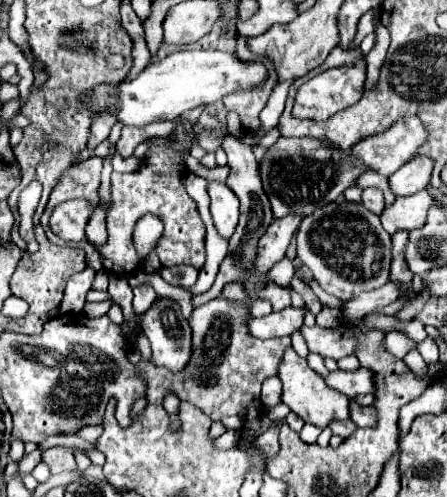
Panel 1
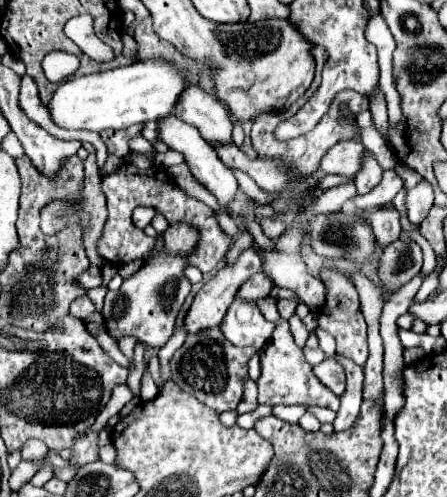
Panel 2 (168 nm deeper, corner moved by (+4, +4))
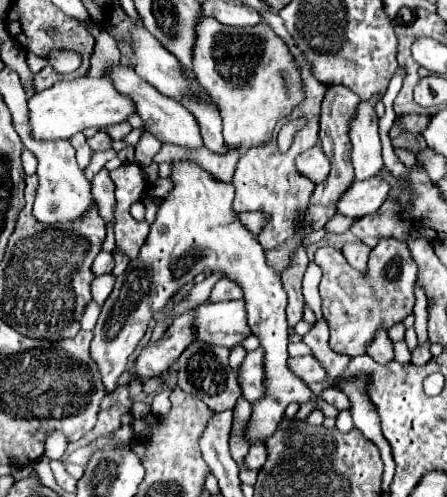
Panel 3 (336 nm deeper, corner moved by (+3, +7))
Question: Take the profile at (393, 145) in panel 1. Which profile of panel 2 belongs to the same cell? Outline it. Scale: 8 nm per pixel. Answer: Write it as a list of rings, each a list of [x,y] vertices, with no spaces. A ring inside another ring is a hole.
[[[354,139],[340,141],[332,149],[328,149],[326,155],[320,159],[320,171],[352,177],[360,169],[362,153],[364,153],[364,145],[360,141],[354,141]]]

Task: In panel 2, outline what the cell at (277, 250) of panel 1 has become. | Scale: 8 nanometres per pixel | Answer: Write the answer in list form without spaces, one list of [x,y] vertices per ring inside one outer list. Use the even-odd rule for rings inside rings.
[[[246,249],[246,251],[238,257],[238,261],[236,261],[234,265],[224,265],[224,267],[220,267],[218,273],[216,273],[216,275],[198,291],[198,295],[194,297],[194,303],[192,303],[192,307],[188,309],[186,317],[184,317],[186,333],[188,333],[188,335],[190,335],[190,333],[194,335],[196,331],[204,331],[204,329],[208,329],[208,327],[220,325],[222,319],[224,319],[224,315],[226,315],[228,305],[234,301],[234,295],[236,295],[238,287],[240,287],[246,279],[250,279],[254,273],[258,273],[258,271],[260,271],[260,265],[262,265],[260,255],[258,255],[254,249]]]

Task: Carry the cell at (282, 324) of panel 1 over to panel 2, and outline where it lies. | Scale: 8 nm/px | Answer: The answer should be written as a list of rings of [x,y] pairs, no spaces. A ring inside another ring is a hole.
[[[234,299],[234,303],[226,311],[224,321],[220,323],[220,331],[232,345],[250,345],[256,349],[264,349],[264,345],[272,337],[274,325],[264,319],[254,301]]]

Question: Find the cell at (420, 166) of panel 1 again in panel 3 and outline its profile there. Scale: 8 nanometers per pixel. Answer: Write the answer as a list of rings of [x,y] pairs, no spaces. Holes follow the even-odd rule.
[[[381,176],[363,182],[355,180],[353,188],[349,188],[349,192],[345,192],[345,196],[339,200],[337,210],[343,216],[357,216],[357,218],[365,214],[373,214],[387,200],[389,190],[391,184]]]

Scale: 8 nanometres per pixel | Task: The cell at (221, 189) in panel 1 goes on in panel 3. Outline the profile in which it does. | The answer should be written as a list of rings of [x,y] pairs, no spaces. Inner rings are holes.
[[[115,66],[109,76],[113,76],[113,80],[117,80],[117,88],[121,88],[121,92],[125,92],[127,96],[133,96],[133,100],[137,100],[137,114],[143,118],[145,130],[151,132],[157,140],[165,142],[165,144],[175,144],[187,150],[197,150],[203,148],[203,140],[201,140],[201,132],[199,132],[199,124],[195,120],[195,116],[181,104],[177,104],[175,100],[169,100],[167,96],[161,96],[151,84],[145,84],[131,66],[123,68],[123,66]]]

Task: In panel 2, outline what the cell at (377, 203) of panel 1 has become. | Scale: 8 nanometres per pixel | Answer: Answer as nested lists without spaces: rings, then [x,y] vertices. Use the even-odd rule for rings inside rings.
[[[364,151],[362,167],[356,173],[356,177],[354,177],[358,193],[364,195],[366,191],[372,191],[372,187],[376,187],[380,183],[380,179],[382,179],[382,167],[378,165],[376,157],[370,151]]]

